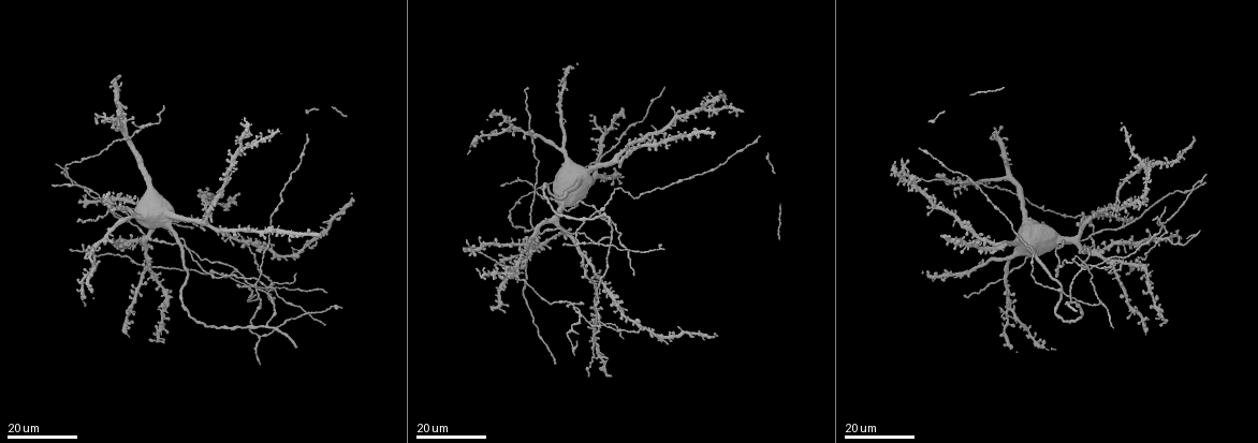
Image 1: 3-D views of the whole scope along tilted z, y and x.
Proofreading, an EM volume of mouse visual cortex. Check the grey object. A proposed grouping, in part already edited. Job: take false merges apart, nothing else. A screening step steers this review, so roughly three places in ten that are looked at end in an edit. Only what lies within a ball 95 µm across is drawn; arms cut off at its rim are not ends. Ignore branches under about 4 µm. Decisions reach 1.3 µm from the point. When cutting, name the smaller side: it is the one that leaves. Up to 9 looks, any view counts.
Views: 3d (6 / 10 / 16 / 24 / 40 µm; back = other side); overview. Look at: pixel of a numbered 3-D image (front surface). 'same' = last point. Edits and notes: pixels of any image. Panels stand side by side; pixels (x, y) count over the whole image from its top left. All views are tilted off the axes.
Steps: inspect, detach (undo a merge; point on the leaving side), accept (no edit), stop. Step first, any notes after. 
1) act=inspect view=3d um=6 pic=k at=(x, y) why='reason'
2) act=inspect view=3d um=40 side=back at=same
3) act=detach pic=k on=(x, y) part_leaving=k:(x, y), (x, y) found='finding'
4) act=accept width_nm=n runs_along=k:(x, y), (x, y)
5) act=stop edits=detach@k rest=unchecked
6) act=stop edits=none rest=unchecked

act=inspect view=3d um=16 pic=1 at=(270, 283) why='four or more arms meet'

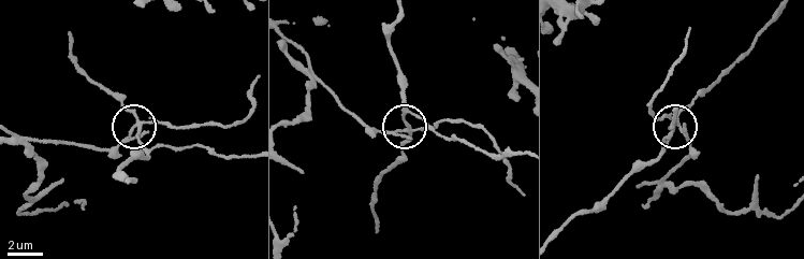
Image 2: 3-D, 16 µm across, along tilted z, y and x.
act=inspect view=3d um=6 pic=2 at=(678, 123)

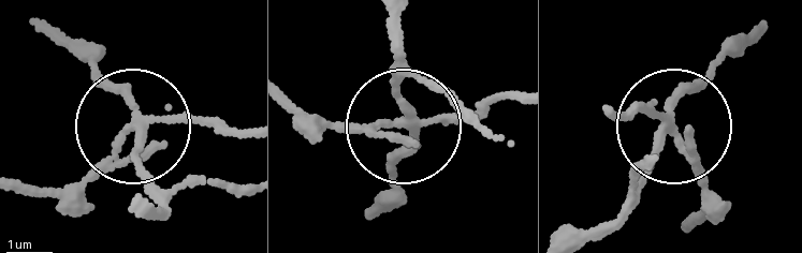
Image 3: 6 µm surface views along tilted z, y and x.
act=detach pic=3 on=(93, 177) arms=4 part_leaving=3:(132, 127), (74, 183), (17, 183) found='a second neuron is stuck on'

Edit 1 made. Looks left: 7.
act=inspect view=3d um=24 pic=1 at=(518, 181) why='a fork'

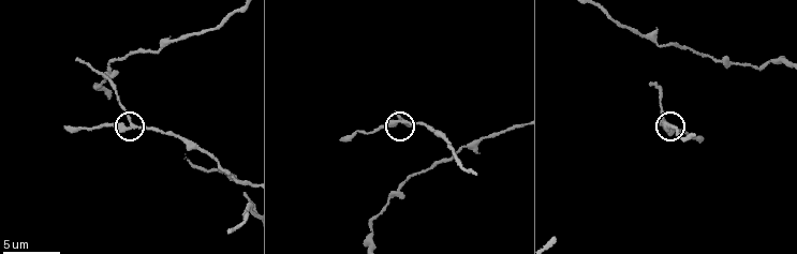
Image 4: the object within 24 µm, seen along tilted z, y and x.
act=inspect view=3d um=6 pic=4 at=(405, 120)

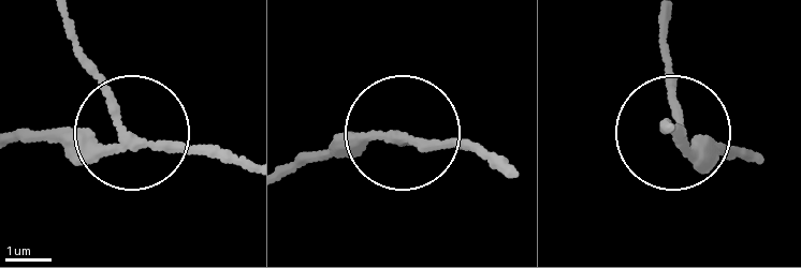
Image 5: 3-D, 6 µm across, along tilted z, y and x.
act=accept width_nm=190 runs_along=5:(494, 170), (462, 148), (393, 131), (301, 153) found='continuous, no second neuron'

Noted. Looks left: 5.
act=inspect view=3d um=24 pic=1 at=(153, 217) why='three arms meet'

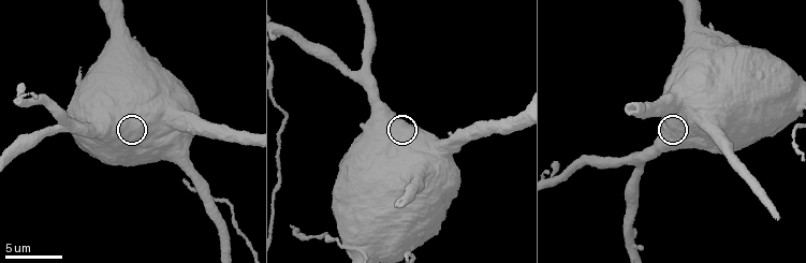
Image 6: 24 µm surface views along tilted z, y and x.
act=inspect view=3d um=10 pic=6 at=(128, 120)

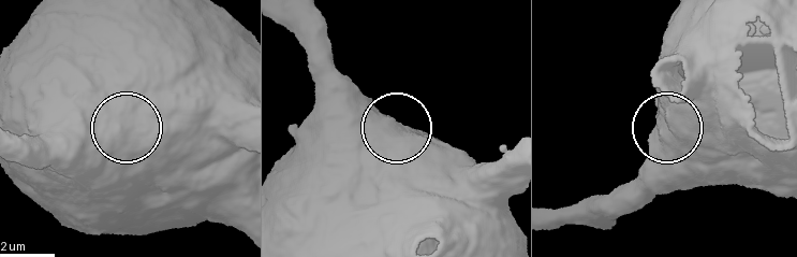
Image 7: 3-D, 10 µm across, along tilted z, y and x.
act=accept width_nm=420 found='continuous, no second neuron'

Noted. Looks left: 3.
act=inspect view=3d um=24 pic=1 at=(251, 326) why='looks like a crossing'

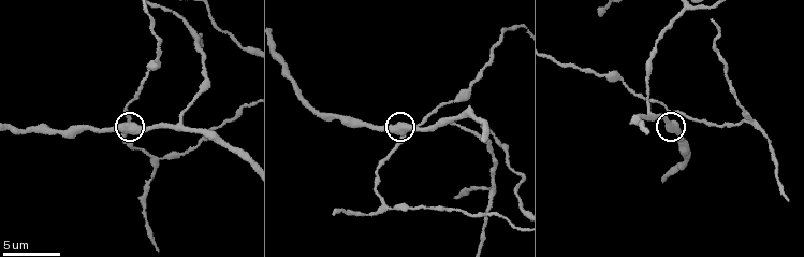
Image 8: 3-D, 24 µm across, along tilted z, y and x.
act=inspect view=3d um=6 pic=8 at=(126, 125)

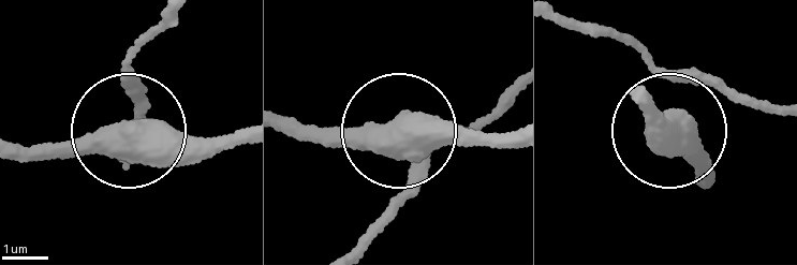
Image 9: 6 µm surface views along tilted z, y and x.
act=accept width_nm=410 runs_along=9:(18, 145), (119, 133), (130, 68), (151, 38) found='continuous, no second neuron'

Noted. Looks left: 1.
act=stop edits=detach@3 rest=unchecked

